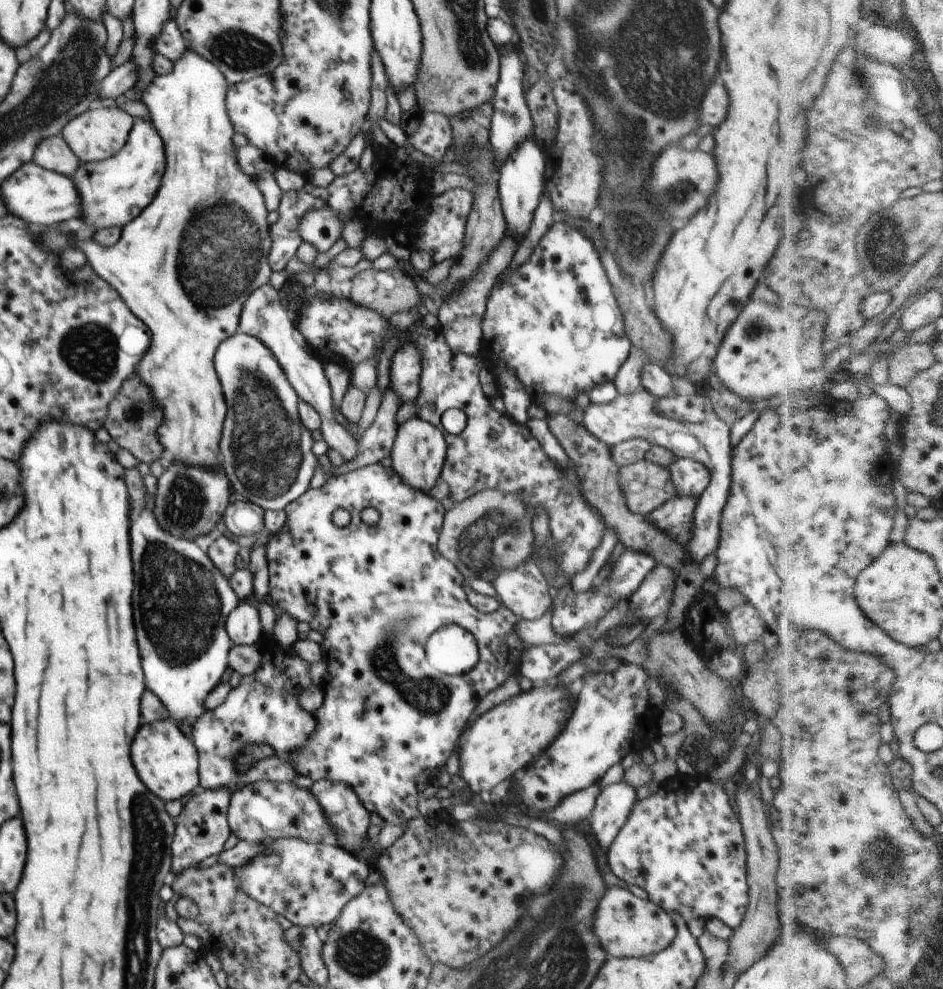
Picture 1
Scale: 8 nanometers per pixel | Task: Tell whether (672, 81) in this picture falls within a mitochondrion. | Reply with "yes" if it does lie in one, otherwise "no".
yes

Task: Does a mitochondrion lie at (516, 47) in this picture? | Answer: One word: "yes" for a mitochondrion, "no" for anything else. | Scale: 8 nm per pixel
no

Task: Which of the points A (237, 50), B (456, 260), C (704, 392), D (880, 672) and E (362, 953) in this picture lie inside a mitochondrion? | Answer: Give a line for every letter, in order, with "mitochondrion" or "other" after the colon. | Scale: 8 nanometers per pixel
A: mitochondrion
B: other
C: other
D: other
E: mitochondrion

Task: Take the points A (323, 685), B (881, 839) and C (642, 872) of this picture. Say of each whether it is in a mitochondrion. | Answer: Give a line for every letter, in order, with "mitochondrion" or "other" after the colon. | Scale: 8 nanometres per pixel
A: other
B: mitochondrion
C: other

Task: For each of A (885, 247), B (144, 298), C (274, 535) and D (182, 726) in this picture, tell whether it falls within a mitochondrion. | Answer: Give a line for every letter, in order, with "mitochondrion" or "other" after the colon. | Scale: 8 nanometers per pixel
A: mitochondrion
B: other
C: other
D: other

